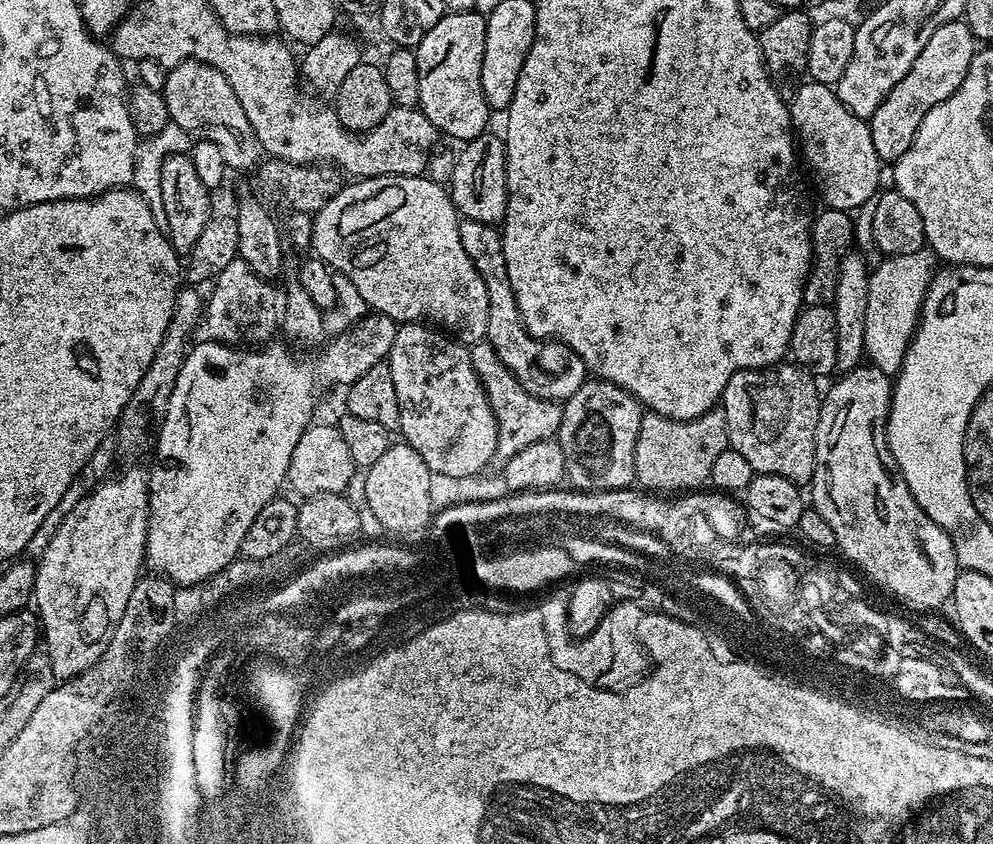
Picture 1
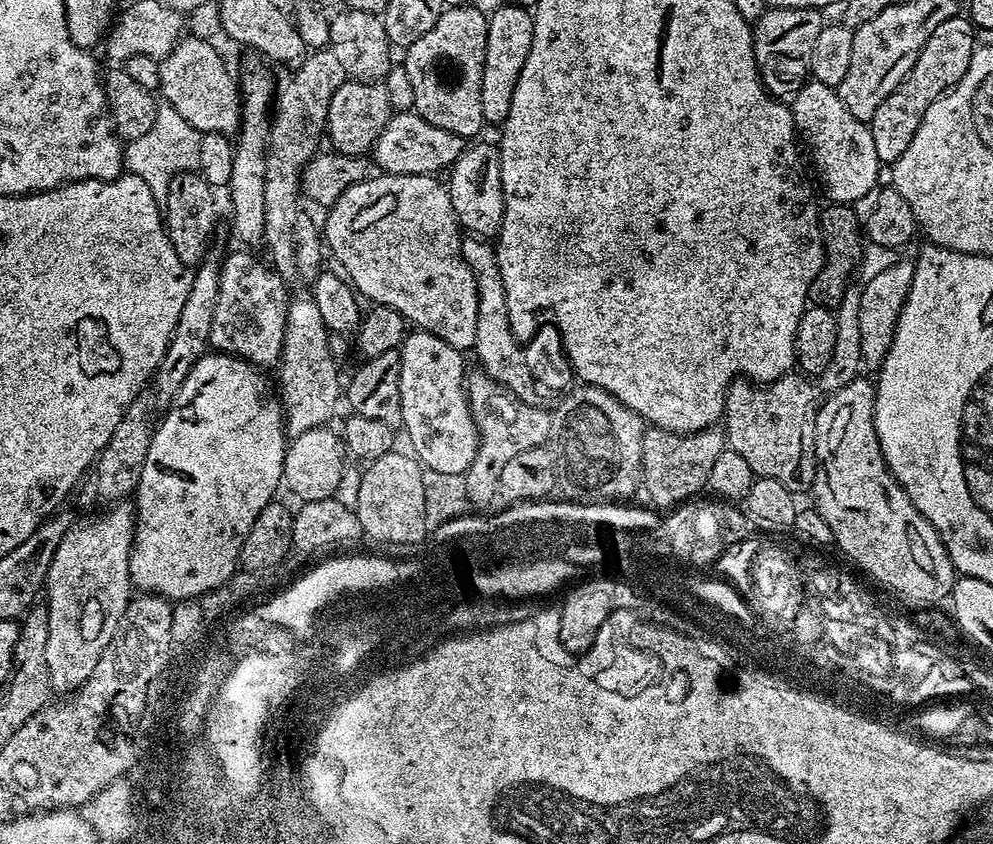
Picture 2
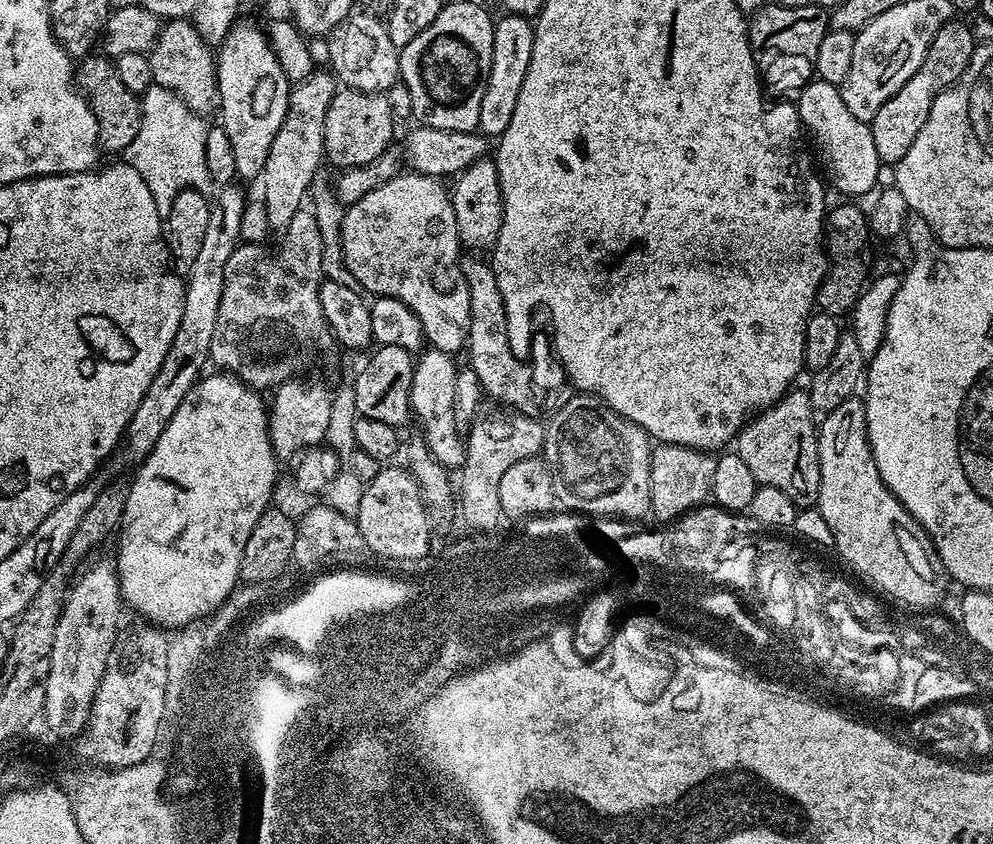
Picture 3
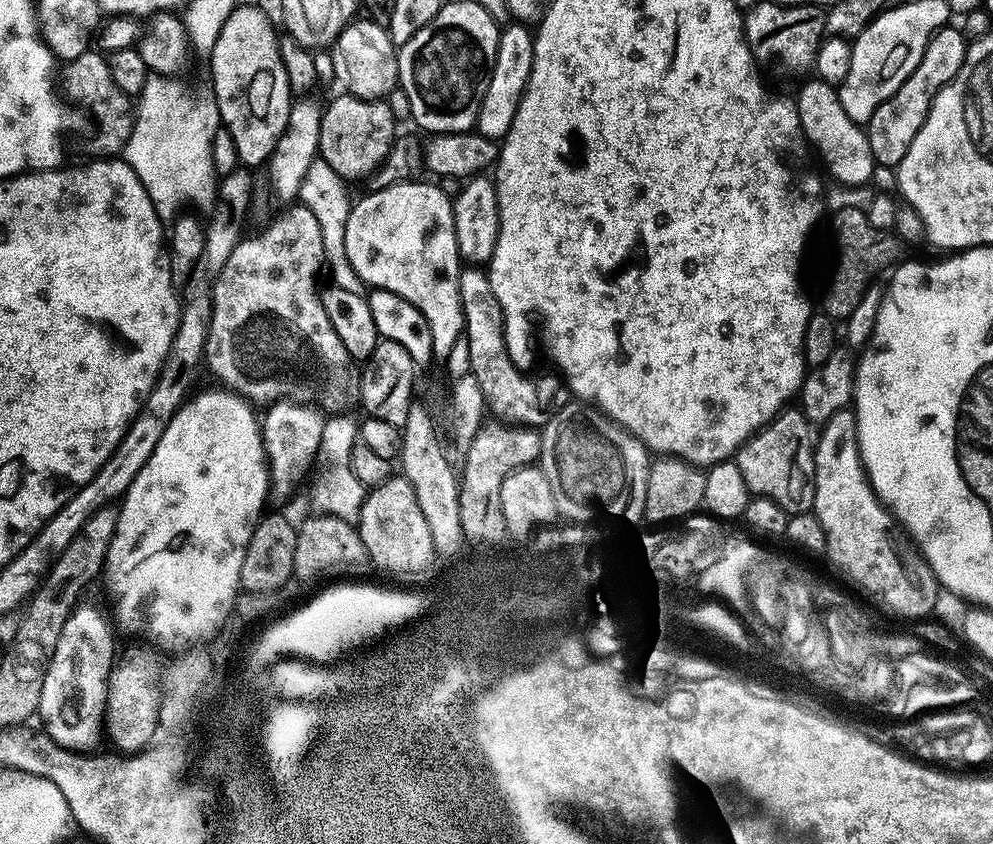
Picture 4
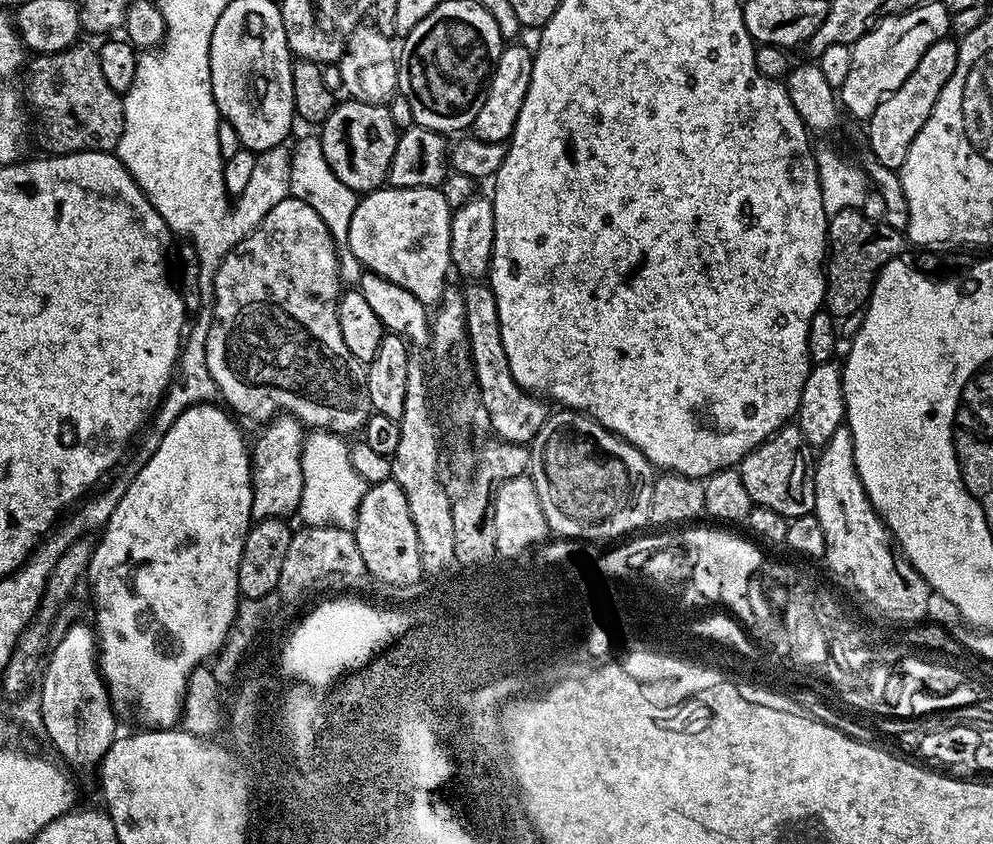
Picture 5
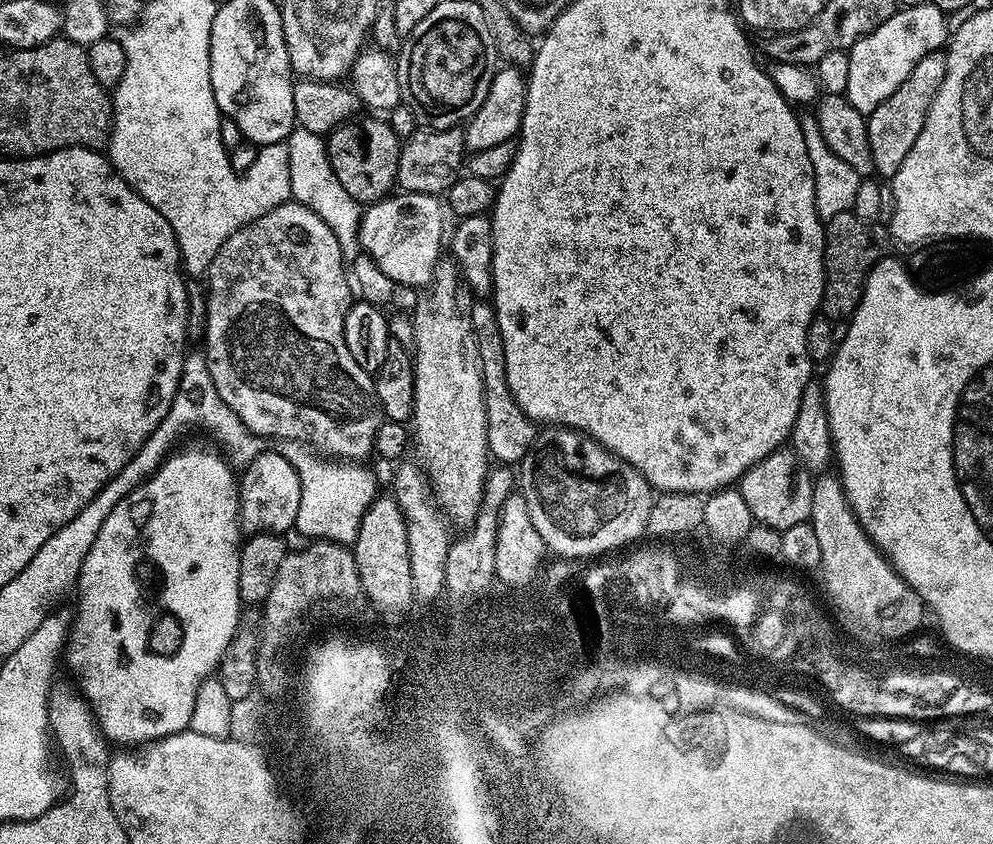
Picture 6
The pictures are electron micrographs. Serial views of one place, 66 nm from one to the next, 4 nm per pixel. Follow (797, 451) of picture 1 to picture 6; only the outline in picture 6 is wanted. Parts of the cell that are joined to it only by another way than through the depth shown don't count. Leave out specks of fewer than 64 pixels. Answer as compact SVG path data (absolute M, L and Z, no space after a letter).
M785 446L747 468L738 481L738 487L742 498L746 498L746 506L750 506L753 521L785 532L790 526L811 521L813 483L813 473L791 447Z

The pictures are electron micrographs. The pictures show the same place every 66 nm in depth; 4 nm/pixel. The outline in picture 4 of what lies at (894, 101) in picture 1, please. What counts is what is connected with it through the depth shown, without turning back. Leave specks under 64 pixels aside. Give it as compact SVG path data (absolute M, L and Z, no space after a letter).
M945 26L937 30L930 38L926 50L922 54L922 62L914 66L910 78L874 110L868 120L866 131L872 159L881 168L895 169L906 158L906 150L910 150L910 142L914 142L918 130L922 130L922 122L926 122L926 114L930 114L930 106L934 98L949 84L962 70L962 62L968 53L969 37L959 27Z

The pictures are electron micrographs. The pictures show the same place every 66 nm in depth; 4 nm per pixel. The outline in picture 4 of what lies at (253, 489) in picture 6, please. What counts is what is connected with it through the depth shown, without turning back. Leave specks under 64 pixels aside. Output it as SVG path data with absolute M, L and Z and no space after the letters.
M277 400L262 416L260 436L264 440L264 459L267 461L268 482L271 495L284 500L296 492L300 479L309 475L313 467L325 417L309 404L297 404L291 400Z

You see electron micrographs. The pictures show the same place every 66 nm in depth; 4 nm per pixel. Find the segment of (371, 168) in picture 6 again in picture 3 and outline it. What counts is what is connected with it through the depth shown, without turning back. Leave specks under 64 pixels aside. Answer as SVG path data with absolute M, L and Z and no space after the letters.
M345 87L337 91L326 110L324 127L324 154L327 163L337 164L337 169L357 168L374 162L389 151L394 117L388 105L387 95L379 92L359 92Z

